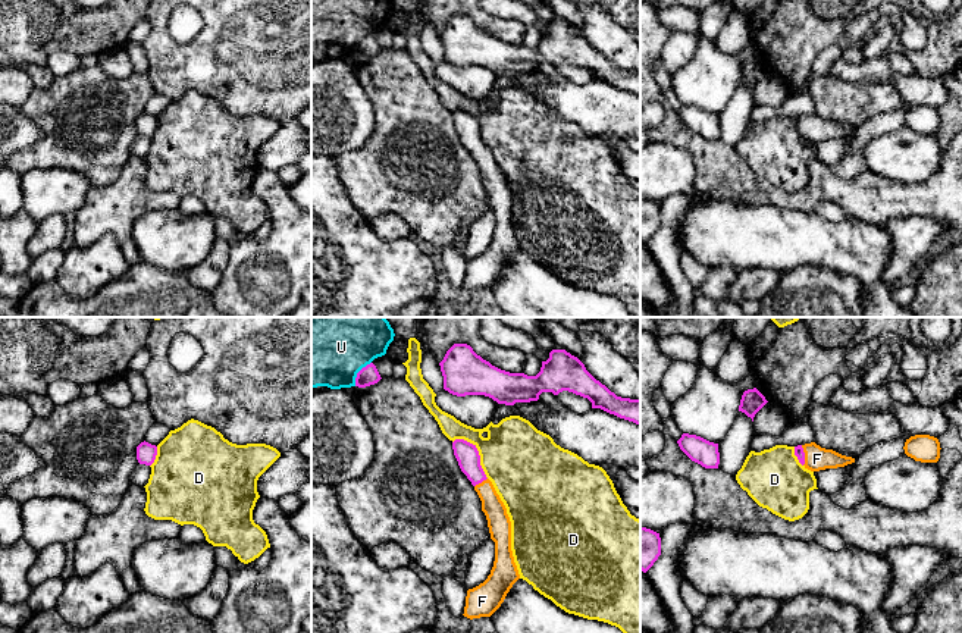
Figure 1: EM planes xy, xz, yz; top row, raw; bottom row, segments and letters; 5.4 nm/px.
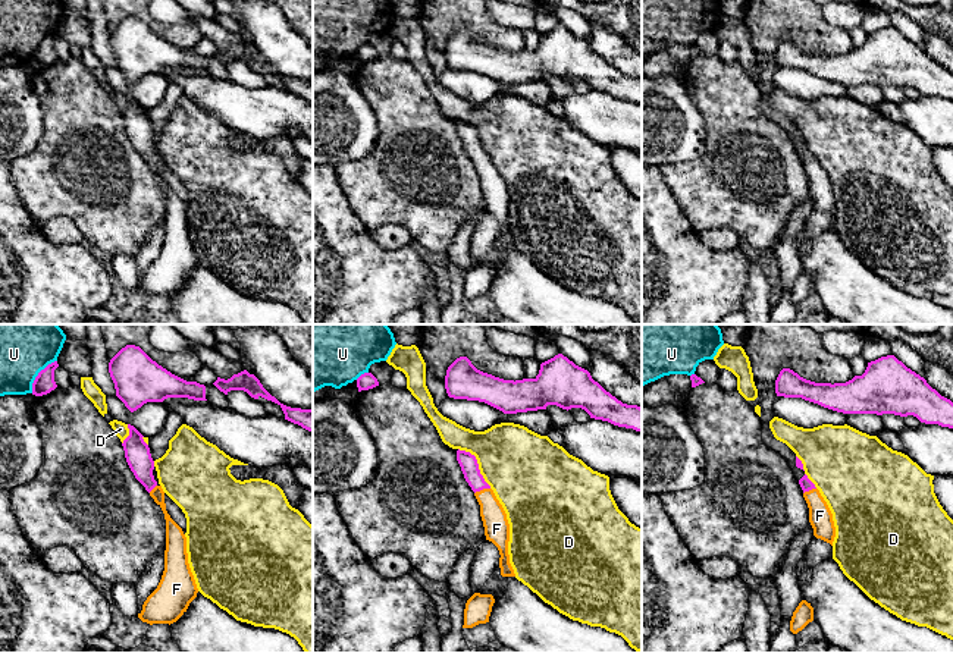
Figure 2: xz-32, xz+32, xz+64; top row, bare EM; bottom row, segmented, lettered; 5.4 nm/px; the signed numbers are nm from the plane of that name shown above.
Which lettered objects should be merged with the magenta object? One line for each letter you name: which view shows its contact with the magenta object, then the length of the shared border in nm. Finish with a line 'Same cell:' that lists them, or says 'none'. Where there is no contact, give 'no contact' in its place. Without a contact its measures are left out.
F: contact in yz; length 110 nm
Same cell: F

